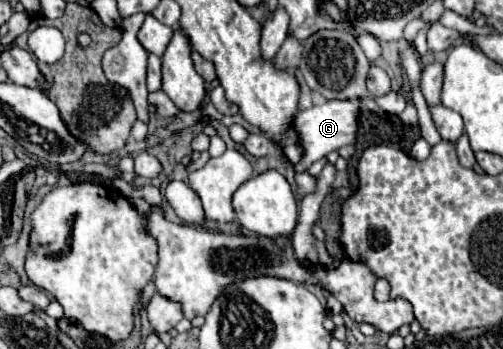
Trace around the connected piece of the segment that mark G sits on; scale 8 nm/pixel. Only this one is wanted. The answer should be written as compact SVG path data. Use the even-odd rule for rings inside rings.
M327 100L321 106L313 106L307 110L299 110L291 122L299 146L303 150L303 156L297 164L287 162L289 168L295 172L305 172L313 162L325 158L329 152L339 150L341 146L353 144L355 142L355 132L357 132L357 114L359 114L359 102L357 100Z

